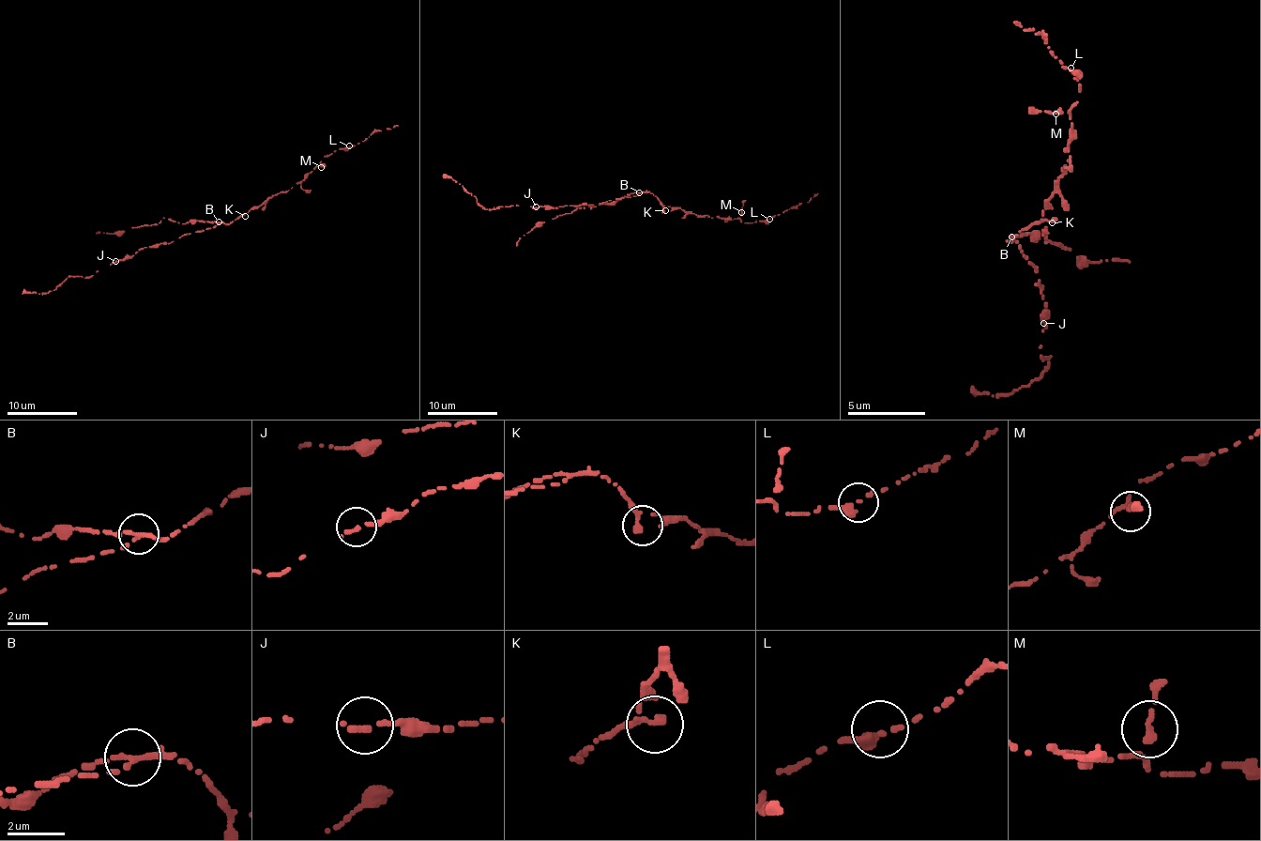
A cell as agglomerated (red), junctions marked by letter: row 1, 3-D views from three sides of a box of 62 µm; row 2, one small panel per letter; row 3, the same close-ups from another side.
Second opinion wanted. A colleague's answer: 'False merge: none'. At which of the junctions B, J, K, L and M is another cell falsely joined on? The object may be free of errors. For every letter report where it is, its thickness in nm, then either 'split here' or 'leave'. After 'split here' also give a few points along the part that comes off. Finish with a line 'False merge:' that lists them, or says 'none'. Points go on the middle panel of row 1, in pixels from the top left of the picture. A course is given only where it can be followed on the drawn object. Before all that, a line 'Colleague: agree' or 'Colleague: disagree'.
Colleague: disagree
B: at (639, 192); 240 nm thick; split here; foreign part runs (639, 192), (630, 192), (616, 202), (583, 206), (538, 222), (517, 245)
J: at (536, 206); 300 nm thick; leave
K: at (665, 210); 240 nm thick; leave
L: at (769, 219); 240 nm thick; leave
M: at (741, 212); 170 nm thick; leave
False merge: B

